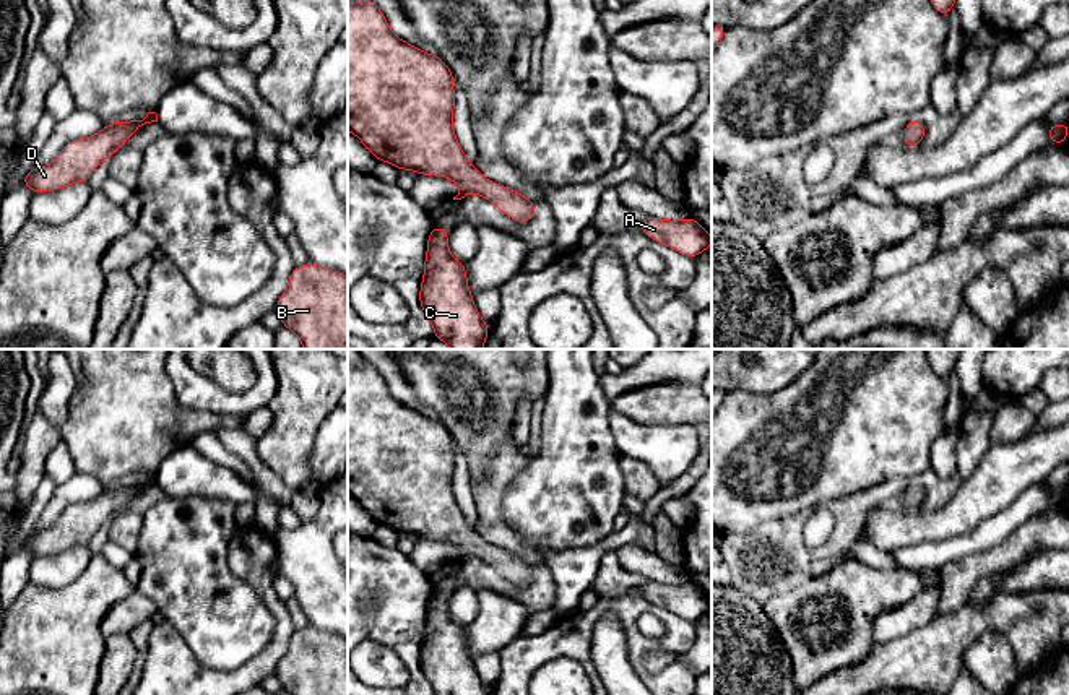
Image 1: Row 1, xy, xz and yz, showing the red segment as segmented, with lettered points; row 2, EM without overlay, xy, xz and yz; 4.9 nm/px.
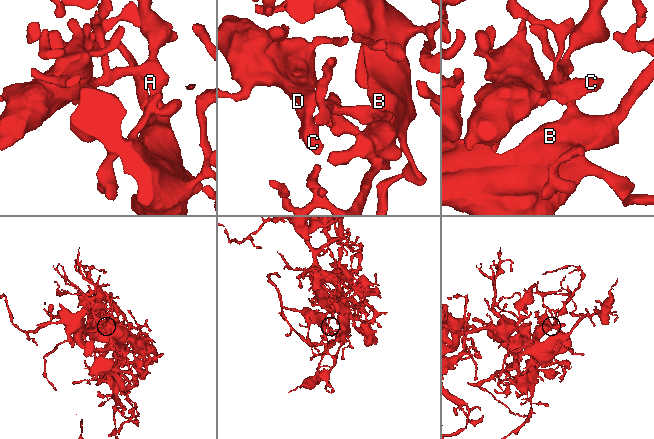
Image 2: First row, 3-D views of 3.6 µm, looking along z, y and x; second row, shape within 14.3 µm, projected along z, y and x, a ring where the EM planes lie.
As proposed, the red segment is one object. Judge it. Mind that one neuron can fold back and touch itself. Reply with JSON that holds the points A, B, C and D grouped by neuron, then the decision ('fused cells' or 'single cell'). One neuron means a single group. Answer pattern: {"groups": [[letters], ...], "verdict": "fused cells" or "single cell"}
{"groups": [["A", "B", "C", "D"]], "verdict": "single cell"}

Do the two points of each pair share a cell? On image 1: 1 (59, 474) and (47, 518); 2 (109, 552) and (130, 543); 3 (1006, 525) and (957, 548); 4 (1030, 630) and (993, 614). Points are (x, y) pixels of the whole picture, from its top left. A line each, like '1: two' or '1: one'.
1: two
2: two
3: one
4: one

